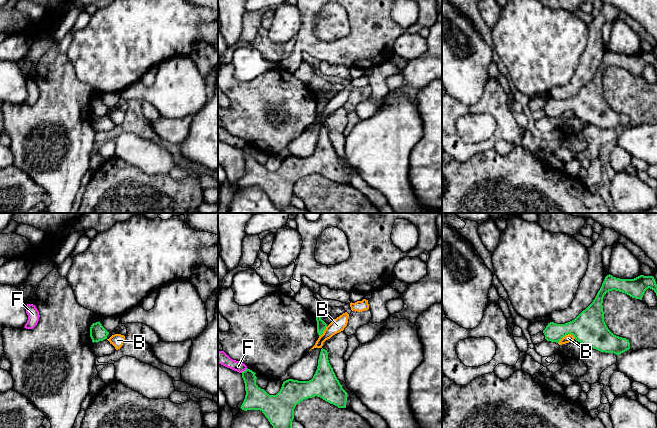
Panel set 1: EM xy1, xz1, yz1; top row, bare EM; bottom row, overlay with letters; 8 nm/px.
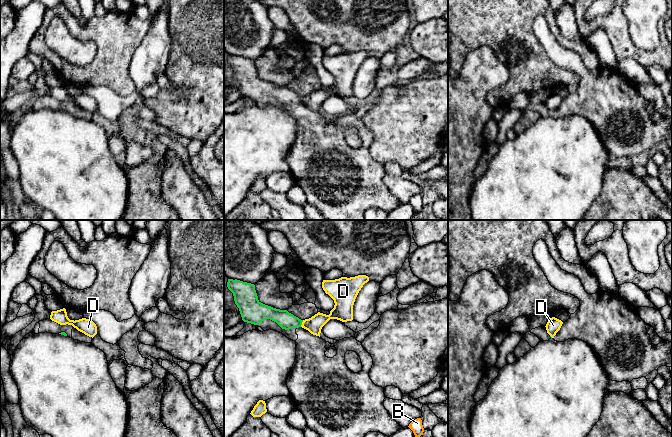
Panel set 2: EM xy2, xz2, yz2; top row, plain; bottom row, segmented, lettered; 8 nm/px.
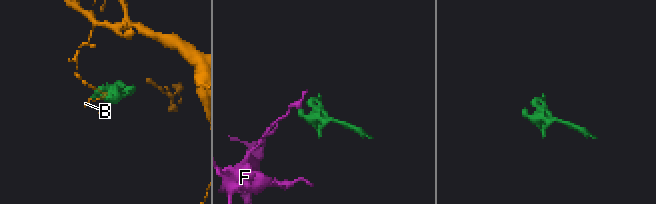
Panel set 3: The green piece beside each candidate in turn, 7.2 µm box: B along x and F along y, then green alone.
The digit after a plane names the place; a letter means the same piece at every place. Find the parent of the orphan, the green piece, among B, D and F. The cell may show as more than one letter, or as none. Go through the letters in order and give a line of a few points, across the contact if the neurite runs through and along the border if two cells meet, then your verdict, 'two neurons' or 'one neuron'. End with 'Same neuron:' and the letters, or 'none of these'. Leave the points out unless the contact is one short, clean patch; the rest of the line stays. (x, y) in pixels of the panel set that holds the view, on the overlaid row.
B: two neurons
D: line xz2 (303, 320), (300, 326); two neurons
F: line xz1 (247, 368), (241, 372); two neurons
Same neuron: none of these

